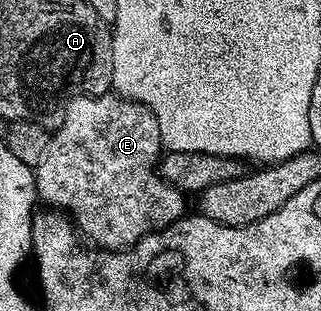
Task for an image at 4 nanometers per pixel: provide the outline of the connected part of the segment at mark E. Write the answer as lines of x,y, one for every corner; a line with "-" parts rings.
114,92
81,94
66,106
63,123
48,137
45,156
34,167
35,193
40,203
66,212
92,247
116,252
137,245
147,234
164,230
188,213
184,191
159,175
157,167
165,147
150,106
120,98

